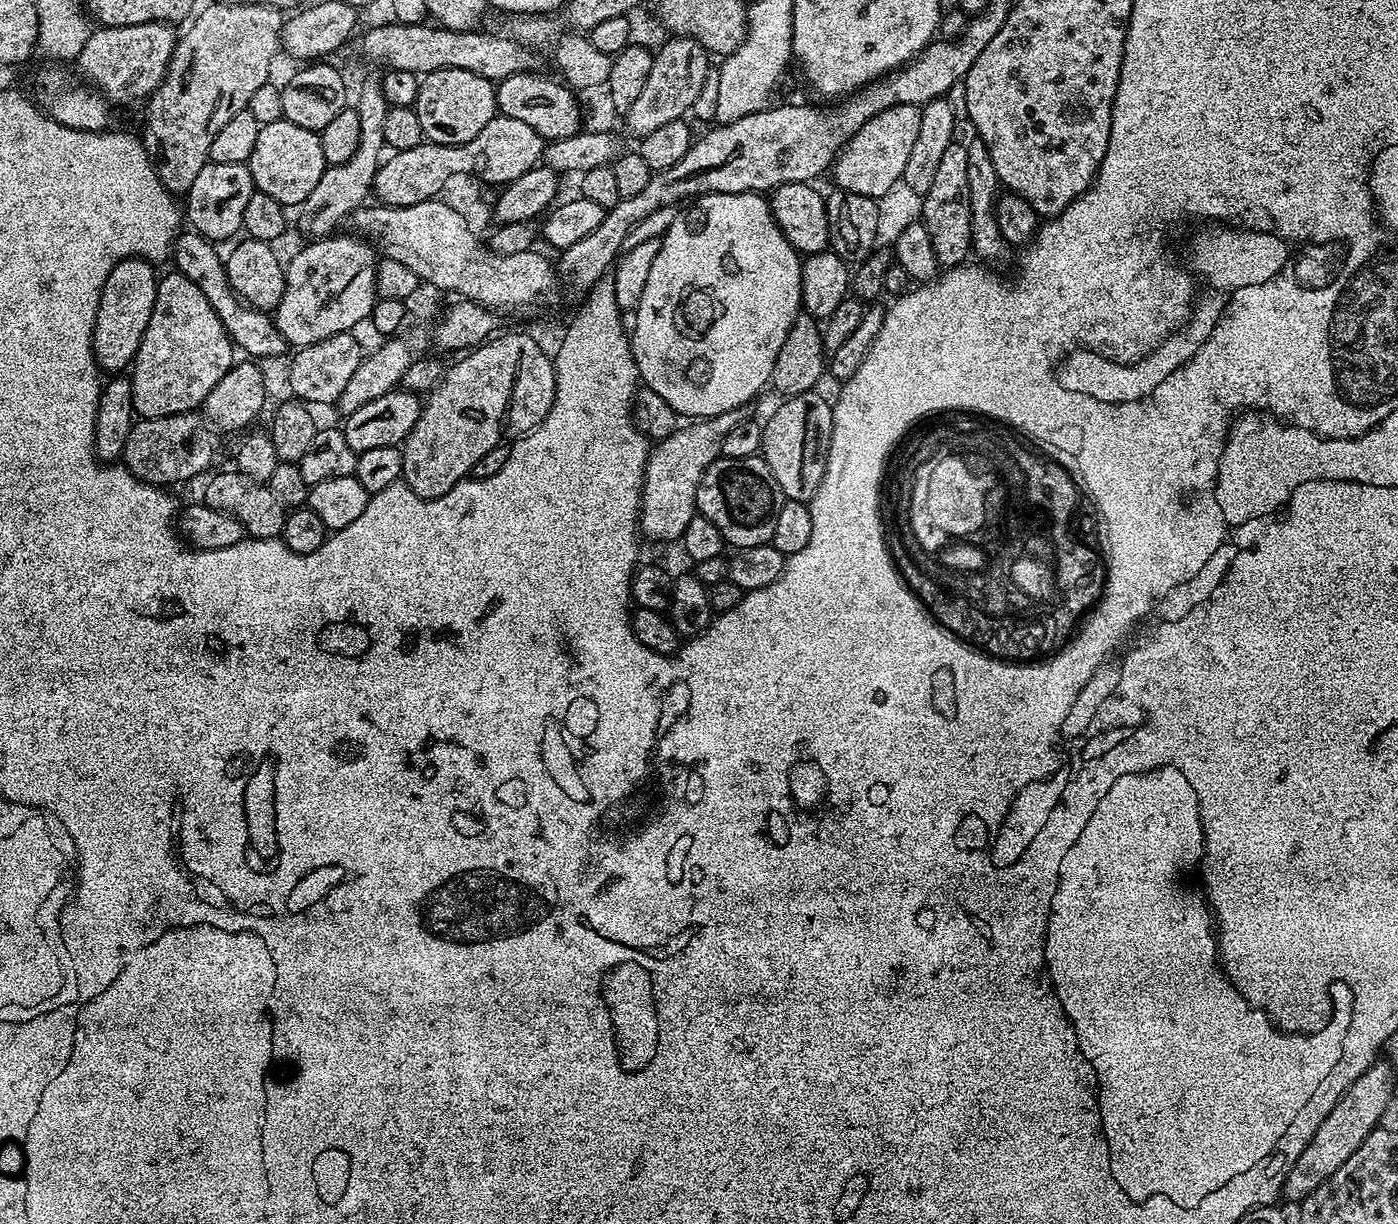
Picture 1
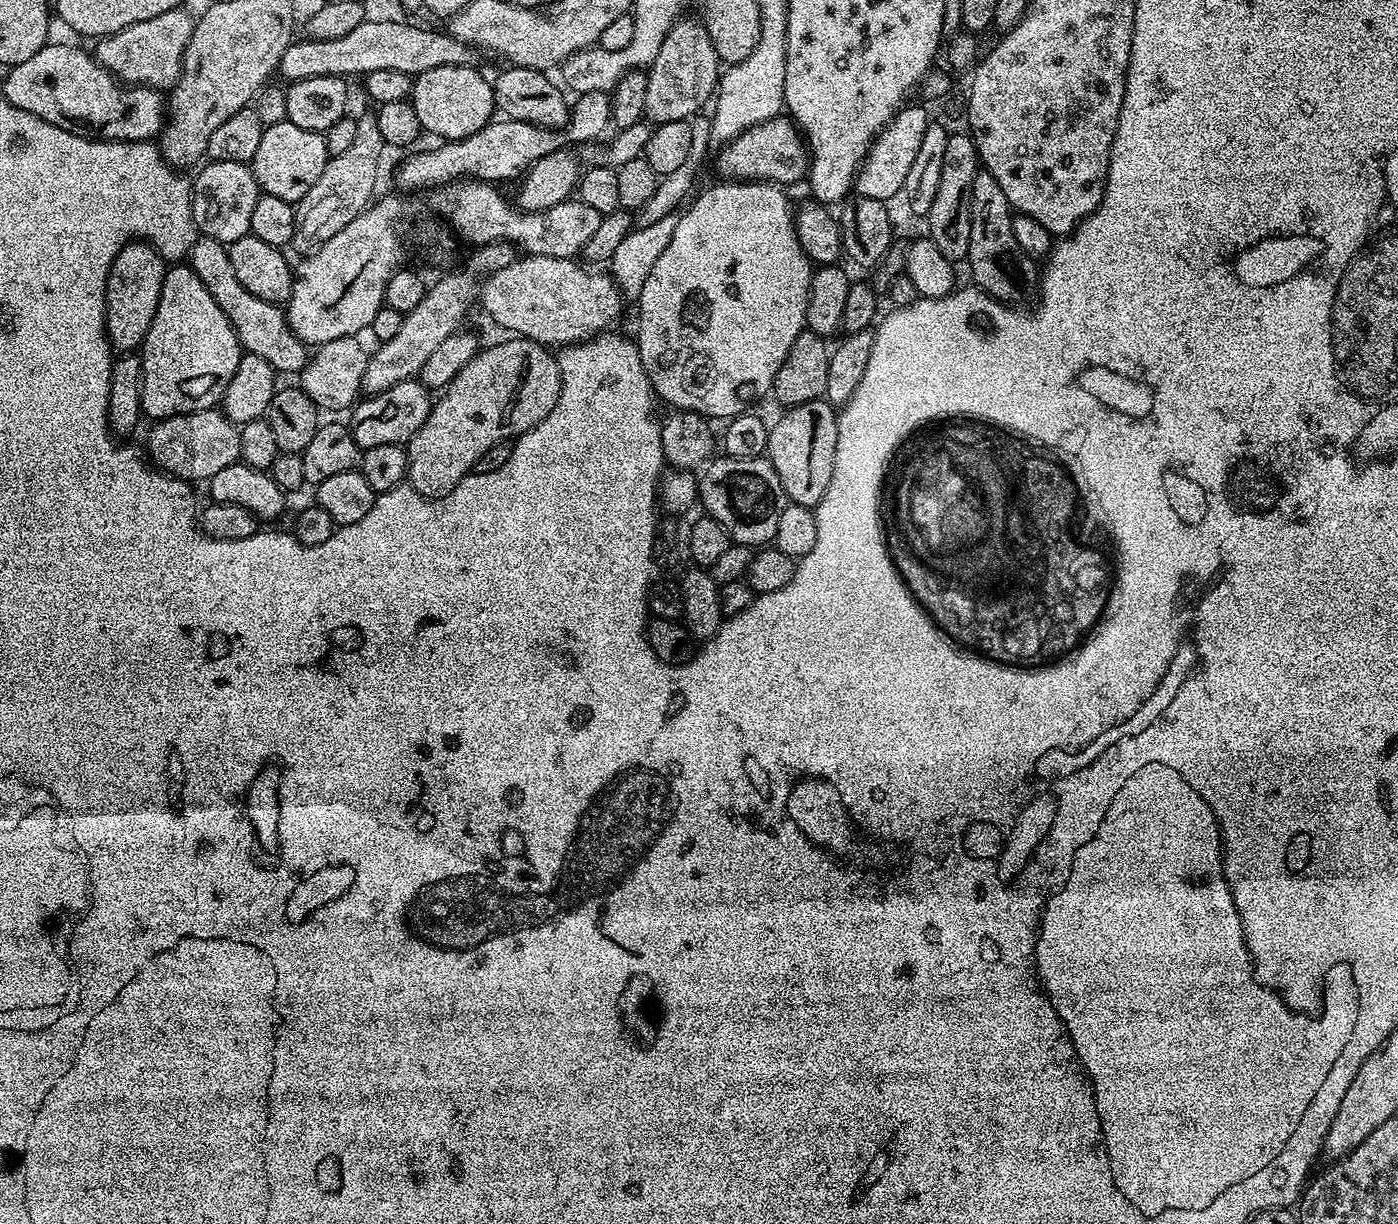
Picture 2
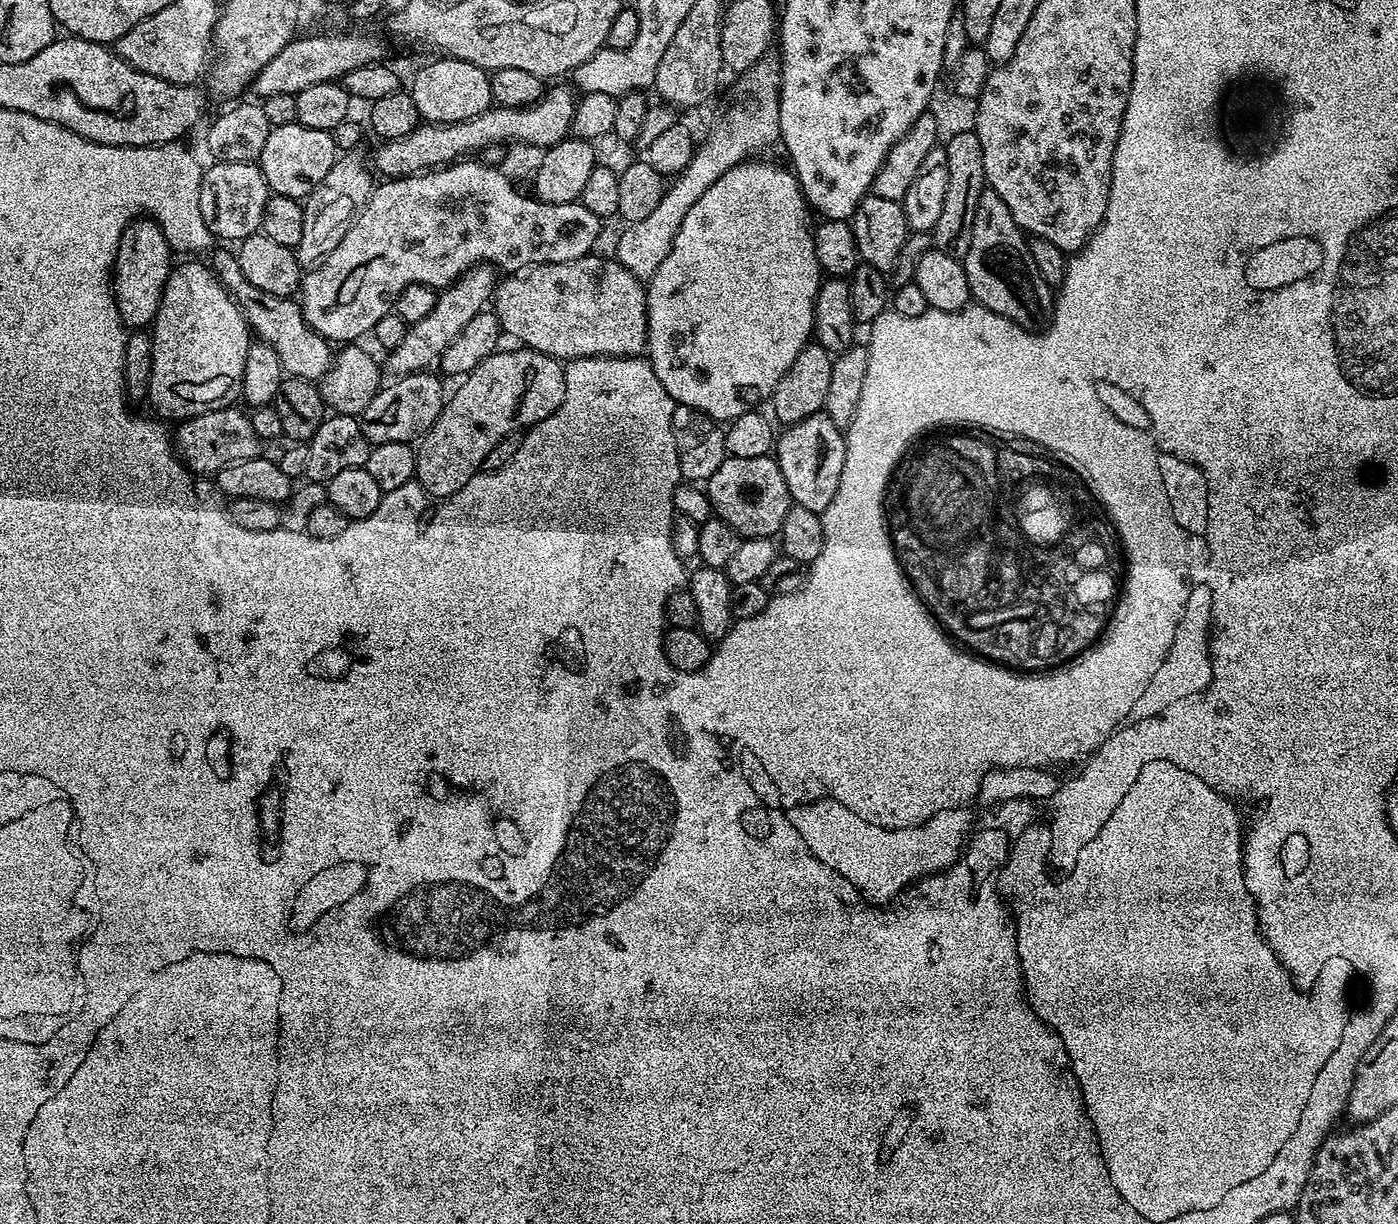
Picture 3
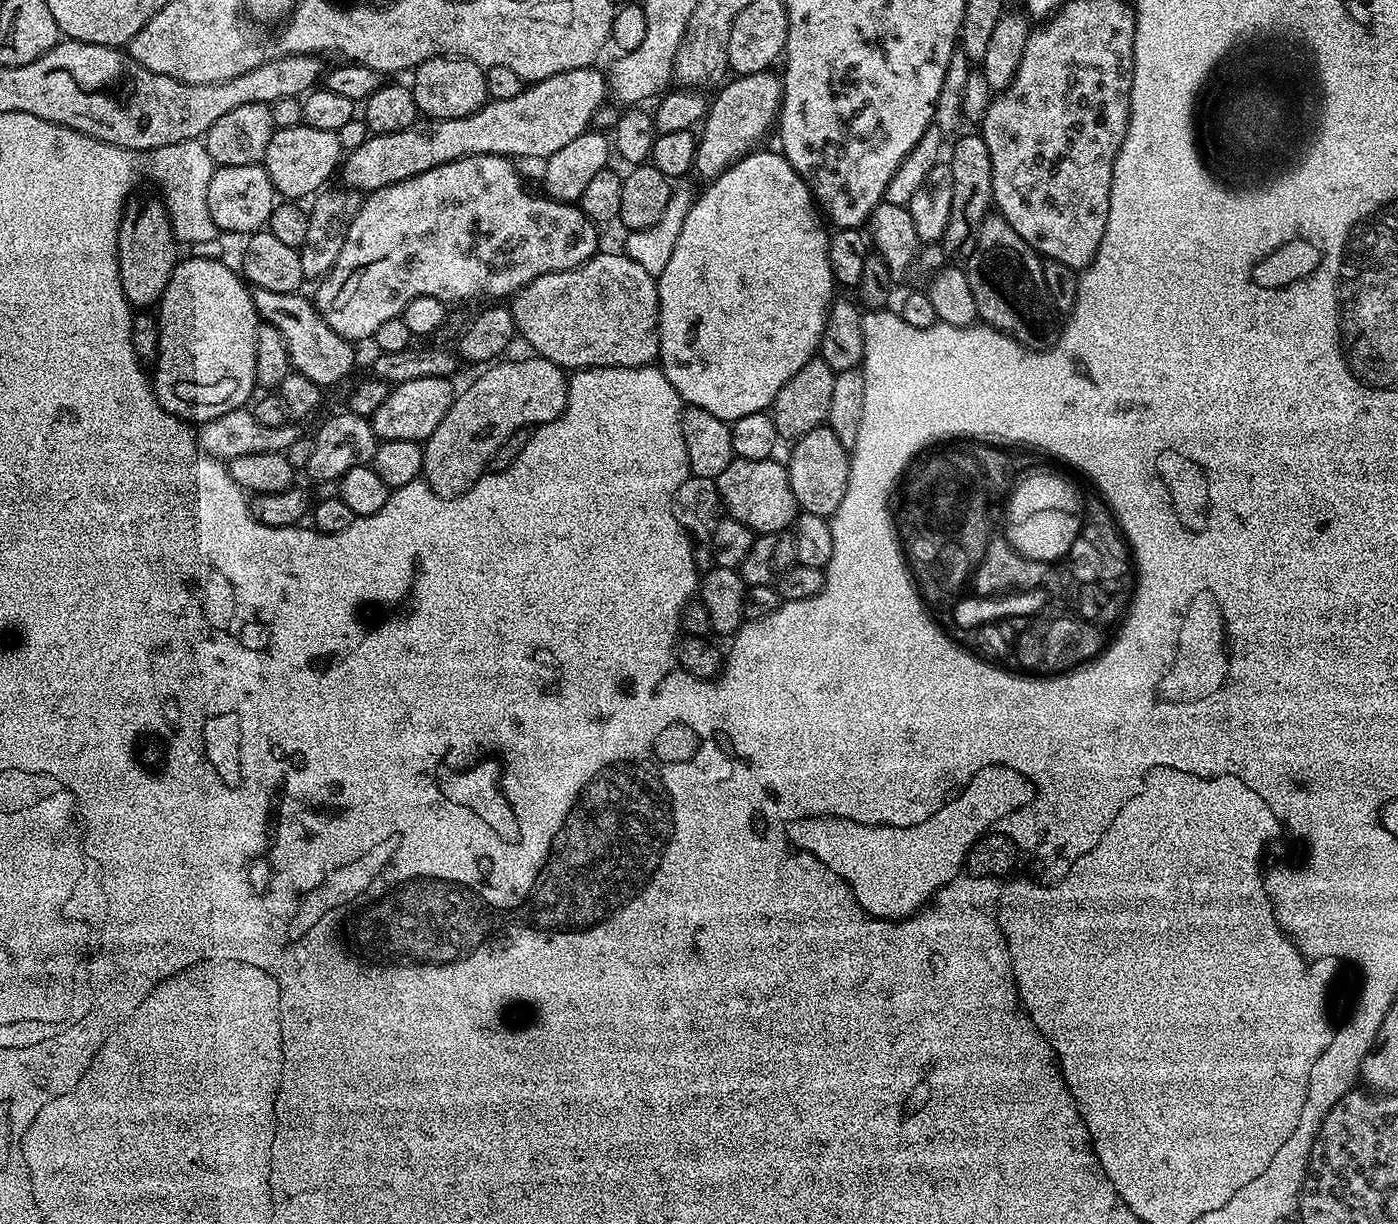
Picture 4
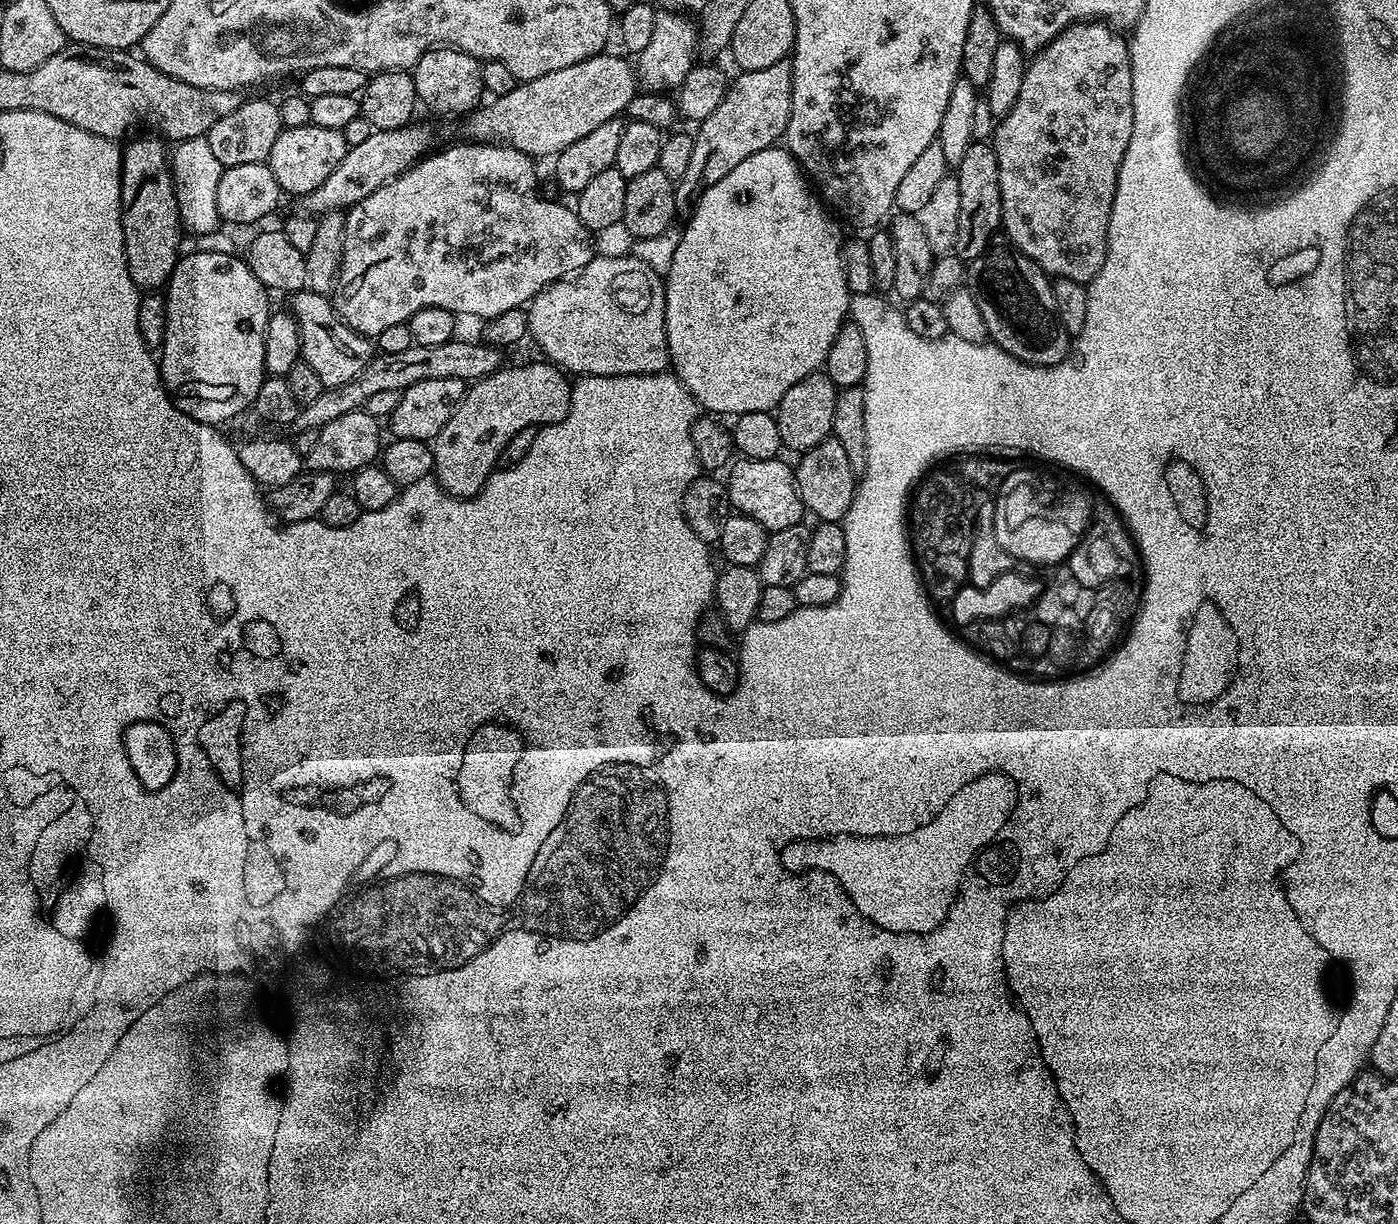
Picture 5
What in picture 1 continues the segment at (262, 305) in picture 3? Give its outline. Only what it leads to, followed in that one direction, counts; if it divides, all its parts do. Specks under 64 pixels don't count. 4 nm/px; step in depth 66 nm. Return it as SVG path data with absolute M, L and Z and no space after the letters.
M184 230L177 235L176 243L173 244L170 253L171 259L176 259L175 271L190 278L202 294L206 294L206 302L214 306L214 314L222 322L226 334L232 340L237 349L244 351L243 355L248 358L259 358L261 361L268 360L271 356L280 356L284 351L289 351L289 344L282 338L282 334L276 329L276 321L271 315L257 308L250 308L237 296L236 291L230 286L230 278L226 278L224 260L216 253L217 245L201 234L191 230Z

